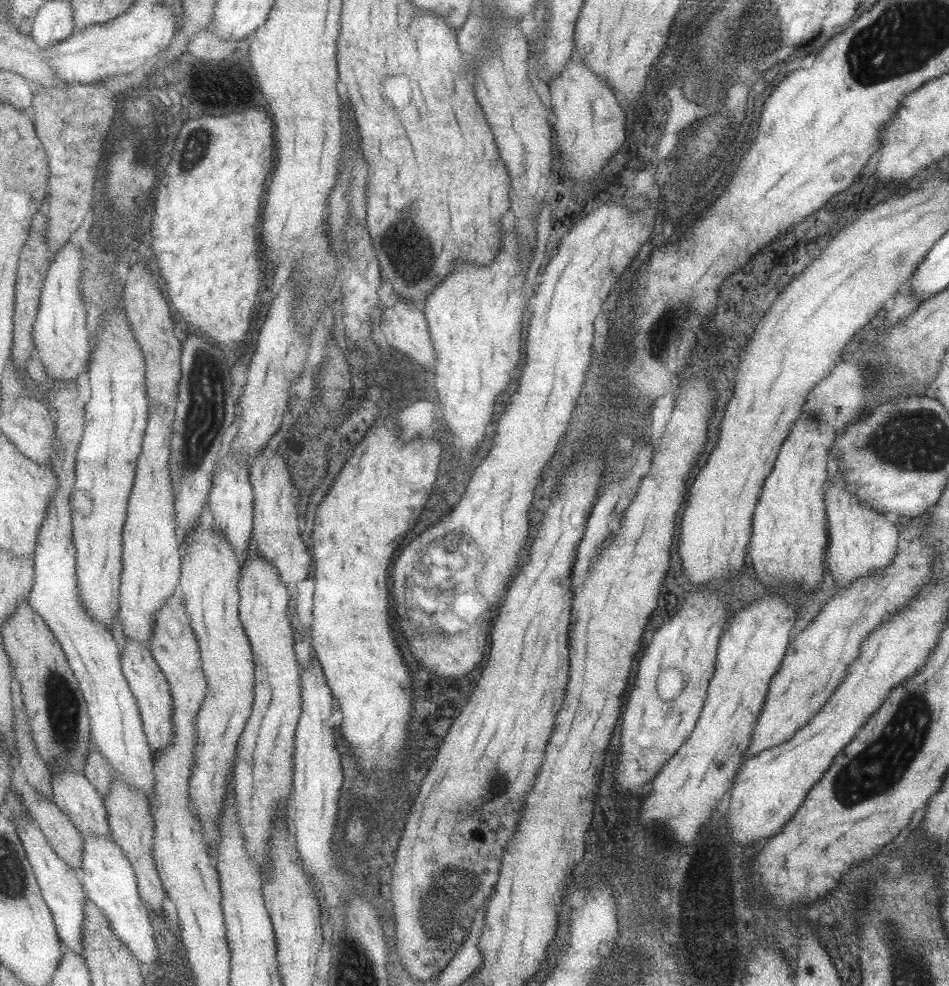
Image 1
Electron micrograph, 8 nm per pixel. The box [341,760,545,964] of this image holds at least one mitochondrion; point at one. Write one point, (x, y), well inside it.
(442, 901)

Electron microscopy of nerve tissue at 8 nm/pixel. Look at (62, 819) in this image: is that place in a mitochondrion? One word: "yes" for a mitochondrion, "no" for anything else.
no

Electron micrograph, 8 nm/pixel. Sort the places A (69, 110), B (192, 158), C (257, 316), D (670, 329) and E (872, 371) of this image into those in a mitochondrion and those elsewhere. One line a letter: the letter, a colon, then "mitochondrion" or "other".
A: other
B: mitochondrion
C: other
D: mitochondrion
E: other

